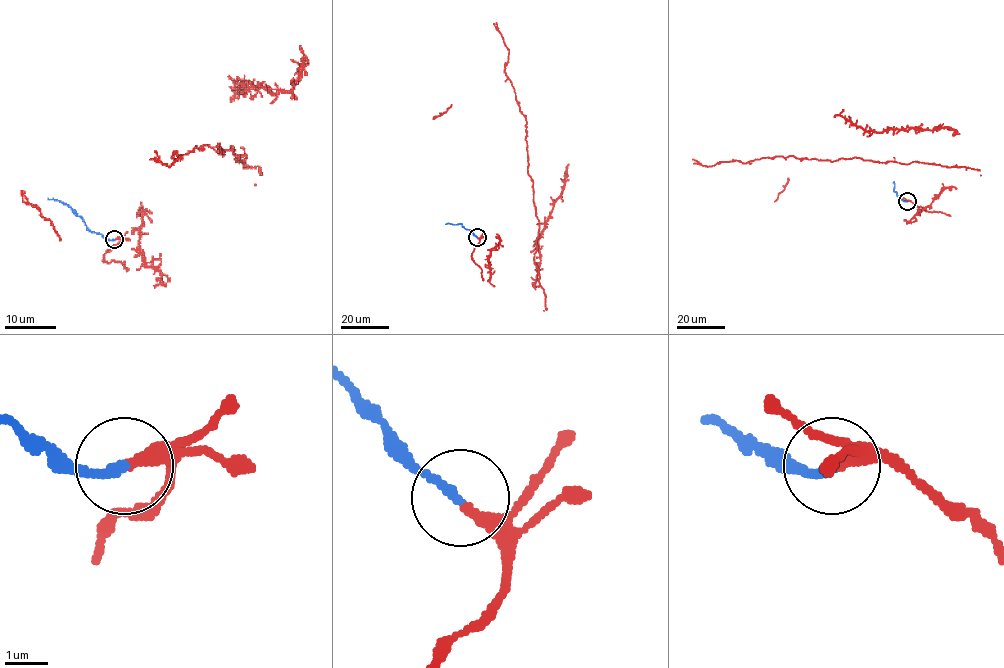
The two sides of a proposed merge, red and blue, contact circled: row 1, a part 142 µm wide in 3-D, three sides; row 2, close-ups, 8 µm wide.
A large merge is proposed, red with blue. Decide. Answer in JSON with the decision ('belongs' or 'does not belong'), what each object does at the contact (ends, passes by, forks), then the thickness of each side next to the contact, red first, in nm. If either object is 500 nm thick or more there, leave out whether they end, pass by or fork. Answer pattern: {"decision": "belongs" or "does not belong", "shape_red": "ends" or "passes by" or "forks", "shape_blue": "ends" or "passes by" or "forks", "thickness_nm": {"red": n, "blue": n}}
{"decision": "belongs", "shape_red": "ends", "shape_blue": "ends", "thickness_nm": {"red": 280, "blue": 240}}

